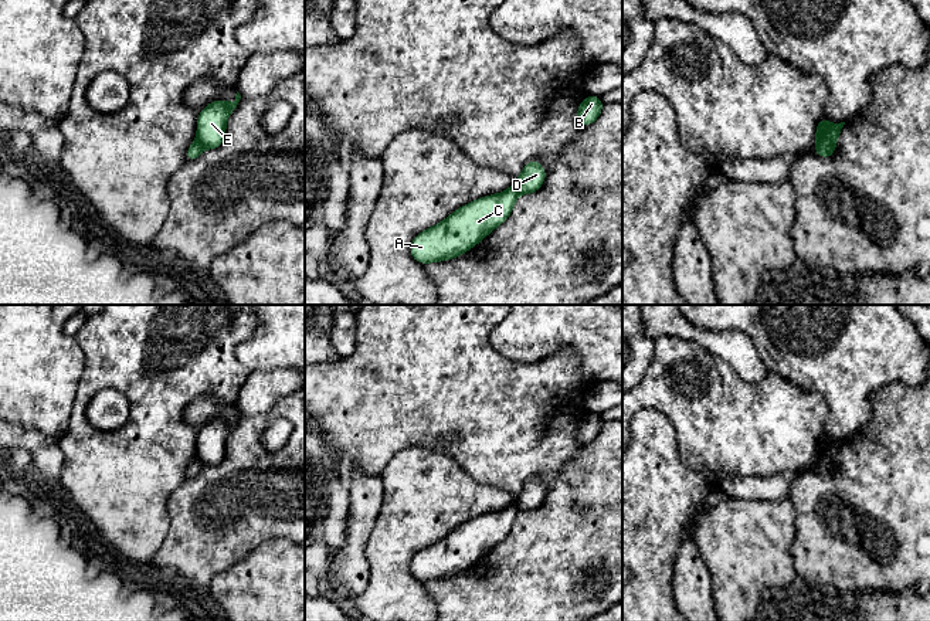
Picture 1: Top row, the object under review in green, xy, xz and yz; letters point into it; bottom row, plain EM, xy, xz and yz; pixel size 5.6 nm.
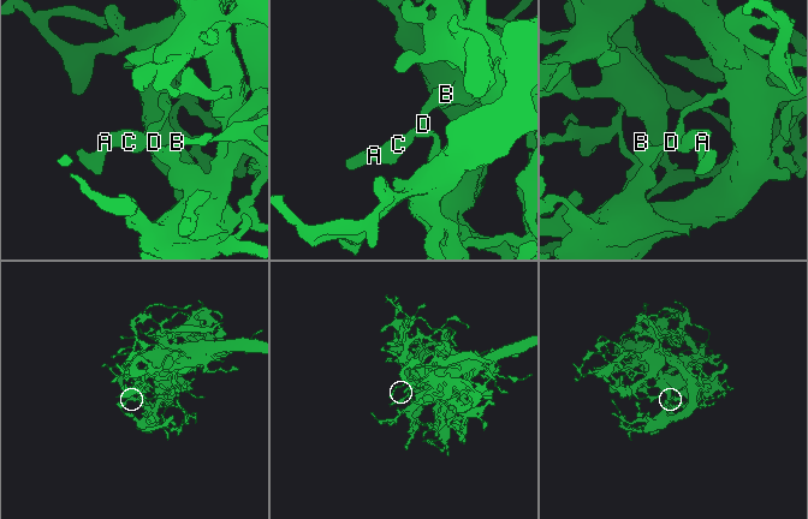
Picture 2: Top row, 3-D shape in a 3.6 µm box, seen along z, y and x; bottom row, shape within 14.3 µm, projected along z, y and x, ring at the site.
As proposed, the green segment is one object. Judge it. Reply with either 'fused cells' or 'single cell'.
fused cells

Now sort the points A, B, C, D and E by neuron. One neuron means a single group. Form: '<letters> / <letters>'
A C / B D E

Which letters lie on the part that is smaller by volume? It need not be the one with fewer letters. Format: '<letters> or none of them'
A, C

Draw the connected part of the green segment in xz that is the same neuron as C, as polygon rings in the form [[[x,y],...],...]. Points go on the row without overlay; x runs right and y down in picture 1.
[[[512,503],[503,510],[485,513],[458,526],[413,557],[411,574],[420,581],[427,581],[452,577],[466,570],[506,539],[517,513],[516,503]]]

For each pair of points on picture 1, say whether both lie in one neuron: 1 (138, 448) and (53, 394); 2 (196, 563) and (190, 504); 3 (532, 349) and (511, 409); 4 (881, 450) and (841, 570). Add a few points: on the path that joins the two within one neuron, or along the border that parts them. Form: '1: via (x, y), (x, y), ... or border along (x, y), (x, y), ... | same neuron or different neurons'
1: border along (82, 375), (75, 393), (68, 428), (61, 437) | different neurons
2: via (196, 549), (196, 518) | same neuron
3: border along (495, 352), (519, 363), (539, 363), (557, 352) | different neurons
4: via (849, 481), (832, 494), (839, 539) | same neuron

